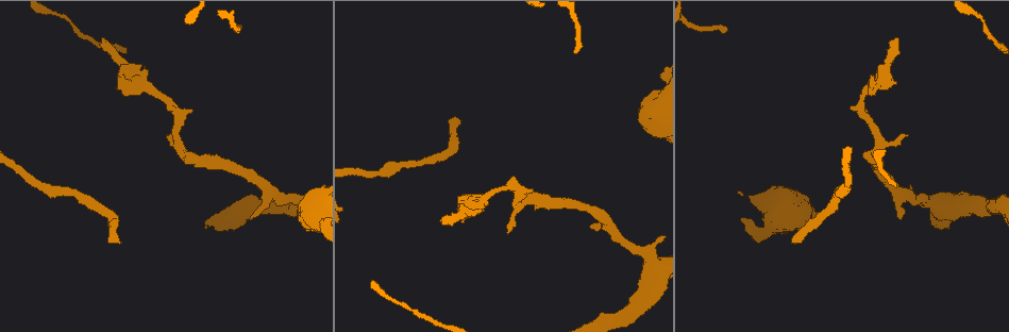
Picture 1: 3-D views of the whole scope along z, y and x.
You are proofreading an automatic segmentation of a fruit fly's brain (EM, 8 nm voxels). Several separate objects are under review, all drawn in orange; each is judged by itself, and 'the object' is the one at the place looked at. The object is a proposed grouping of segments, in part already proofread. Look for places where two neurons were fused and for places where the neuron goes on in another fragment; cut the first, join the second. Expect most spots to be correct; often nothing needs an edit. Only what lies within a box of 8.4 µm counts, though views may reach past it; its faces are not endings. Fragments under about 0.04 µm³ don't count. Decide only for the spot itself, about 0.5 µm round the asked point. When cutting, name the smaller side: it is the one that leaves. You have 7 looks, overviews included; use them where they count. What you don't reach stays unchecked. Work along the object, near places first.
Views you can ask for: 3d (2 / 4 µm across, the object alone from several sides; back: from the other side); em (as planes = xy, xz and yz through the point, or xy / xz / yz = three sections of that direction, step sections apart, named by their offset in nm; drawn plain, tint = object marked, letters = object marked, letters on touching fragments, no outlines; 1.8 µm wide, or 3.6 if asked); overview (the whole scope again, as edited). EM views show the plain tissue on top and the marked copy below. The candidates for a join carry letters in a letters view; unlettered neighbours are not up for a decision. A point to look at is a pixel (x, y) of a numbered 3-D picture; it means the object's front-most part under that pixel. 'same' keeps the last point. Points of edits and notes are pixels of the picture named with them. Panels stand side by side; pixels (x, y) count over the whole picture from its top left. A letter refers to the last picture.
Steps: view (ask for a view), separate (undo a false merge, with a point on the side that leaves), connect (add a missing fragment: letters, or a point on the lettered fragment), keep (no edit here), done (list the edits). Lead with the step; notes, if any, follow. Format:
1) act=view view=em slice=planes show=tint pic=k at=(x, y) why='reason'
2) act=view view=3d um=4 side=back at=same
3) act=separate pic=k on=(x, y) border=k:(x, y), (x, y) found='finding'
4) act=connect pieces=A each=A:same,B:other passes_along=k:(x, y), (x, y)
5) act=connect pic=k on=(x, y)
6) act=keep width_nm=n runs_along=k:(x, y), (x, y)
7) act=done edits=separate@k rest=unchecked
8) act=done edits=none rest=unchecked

act=view view=3d um=2 pic=1 at=(444, 218) why='an open end'

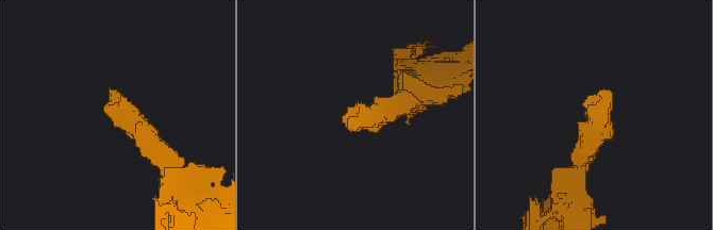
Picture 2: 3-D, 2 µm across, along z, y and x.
act=view view=em slice=planes show=letters pic=2 at=(112, 92)

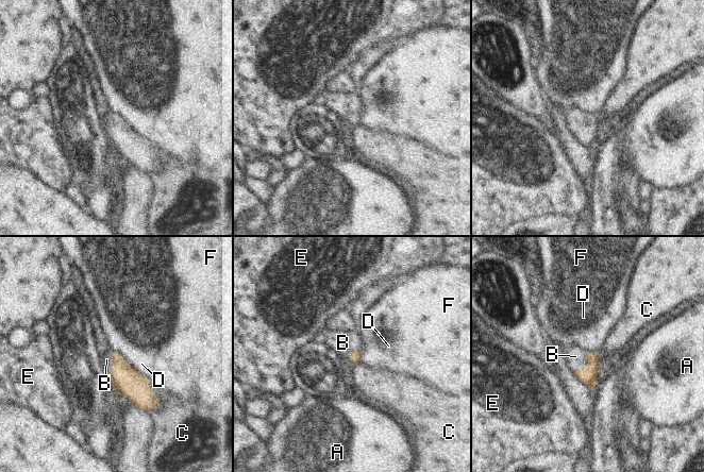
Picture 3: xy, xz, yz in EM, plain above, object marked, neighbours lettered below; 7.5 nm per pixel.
act=connect pieces=B each=A:other,B:same,C:other,D:other,E:other,F:other passes_along=3:(587, 375), (586, 366), (575, 356) found='it goes on there'

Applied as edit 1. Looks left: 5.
act=view view=em slice=planes show=letters pic=1 at=(795, 240) why='end of a long branch'

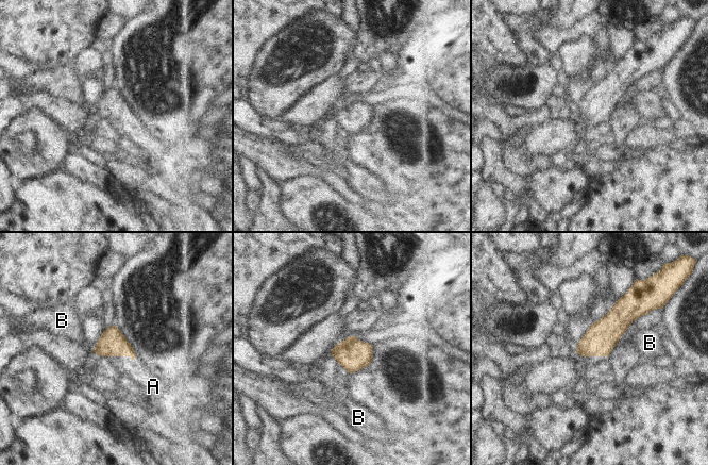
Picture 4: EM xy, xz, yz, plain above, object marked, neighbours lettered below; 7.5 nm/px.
act=connect pieces=A each=A:same,B:other passes_along=4:(112, 343), (135, 356), (147, 381) found='it goes on there'

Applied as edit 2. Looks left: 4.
act=view view=overview why='see it whole again'

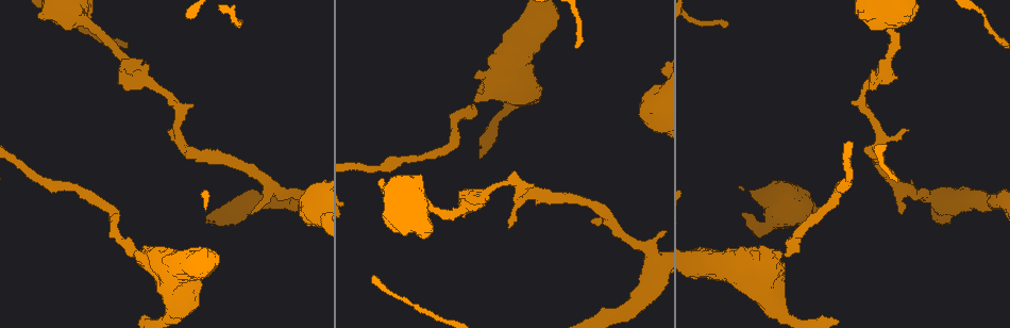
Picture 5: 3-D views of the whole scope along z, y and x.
act=view view=em um=3.6 slice=xz step=4 show=letters pic=5 at=(148, 256) why='an open end'

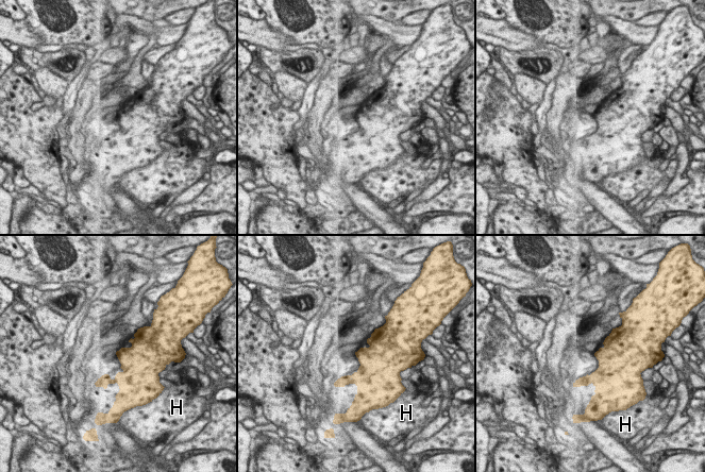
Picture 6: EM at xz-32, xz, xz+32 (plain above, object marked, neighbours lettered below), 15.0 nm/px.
act=view view=em um=3.6 slice=planes show=letters at=same why='another direction'

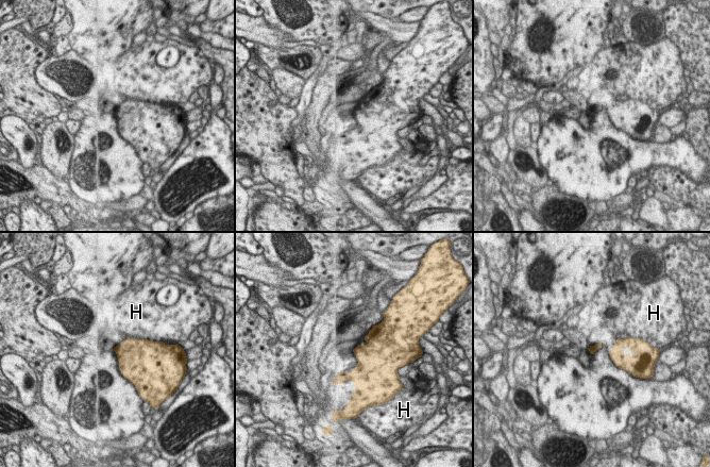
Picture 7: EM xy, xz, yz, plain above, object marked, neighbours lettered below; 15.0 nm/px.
act=keep each=H:other border=7:(626, 336), (615, 340), (609, 354) found='no lettered fragment goes on from it'

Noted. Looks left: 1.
act=done edits=connect@3,connect@4 rest=unchecked

